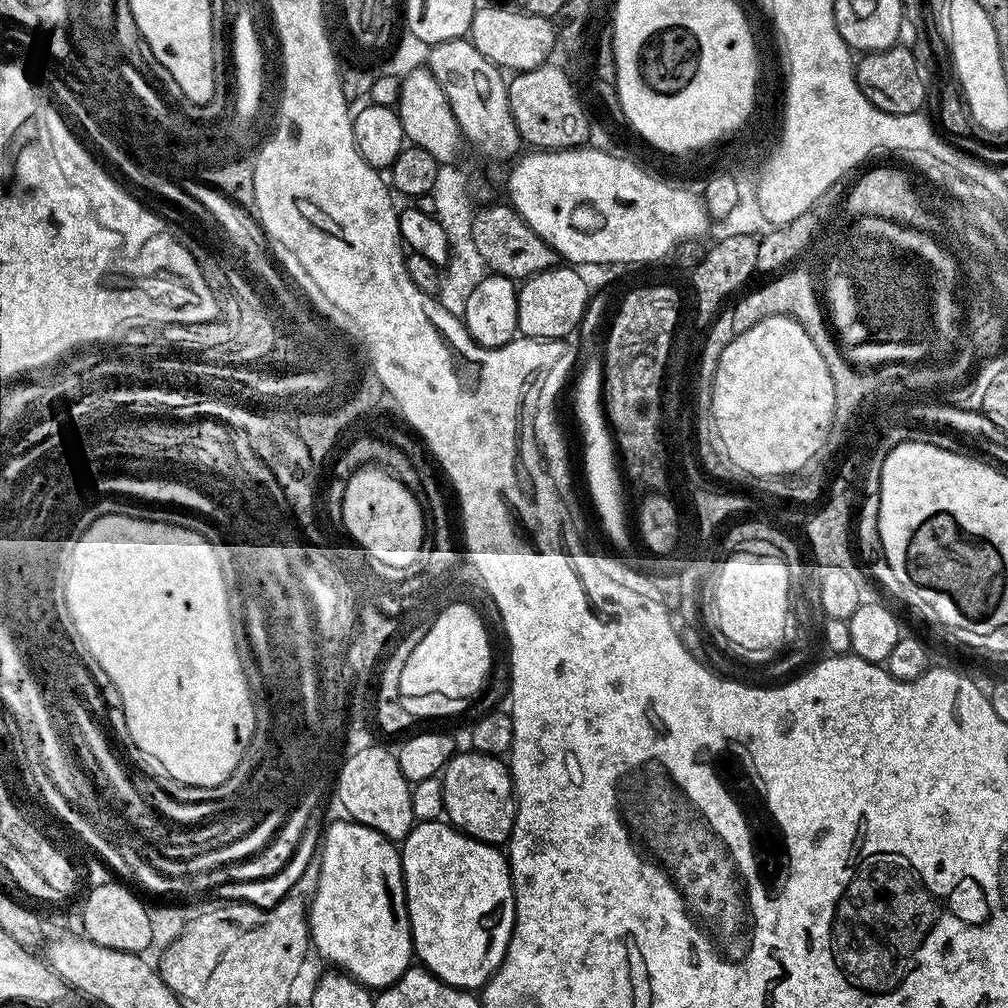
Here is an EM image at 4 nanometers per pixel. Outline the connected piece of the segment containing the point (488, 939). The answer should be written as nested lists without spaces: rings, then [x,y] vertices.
[[[443,819],[419,821],[402,842],[399,853],[415,959],[450,986],[465,990],[483,989],[504,961],[516,917],[516,895],[505,853],[499,847],[483,844],[481,840],[458,831]]]

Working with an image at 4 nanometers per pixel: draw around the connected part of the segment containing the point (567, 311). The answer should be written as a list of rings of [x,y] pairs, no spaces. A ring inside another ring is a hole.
[[[555,266],[536,273],[519,285],[518,332],[530,340],[564,340],[581,327],[588,310],[590,290],[582,282],[579,271],[572,266]]]

